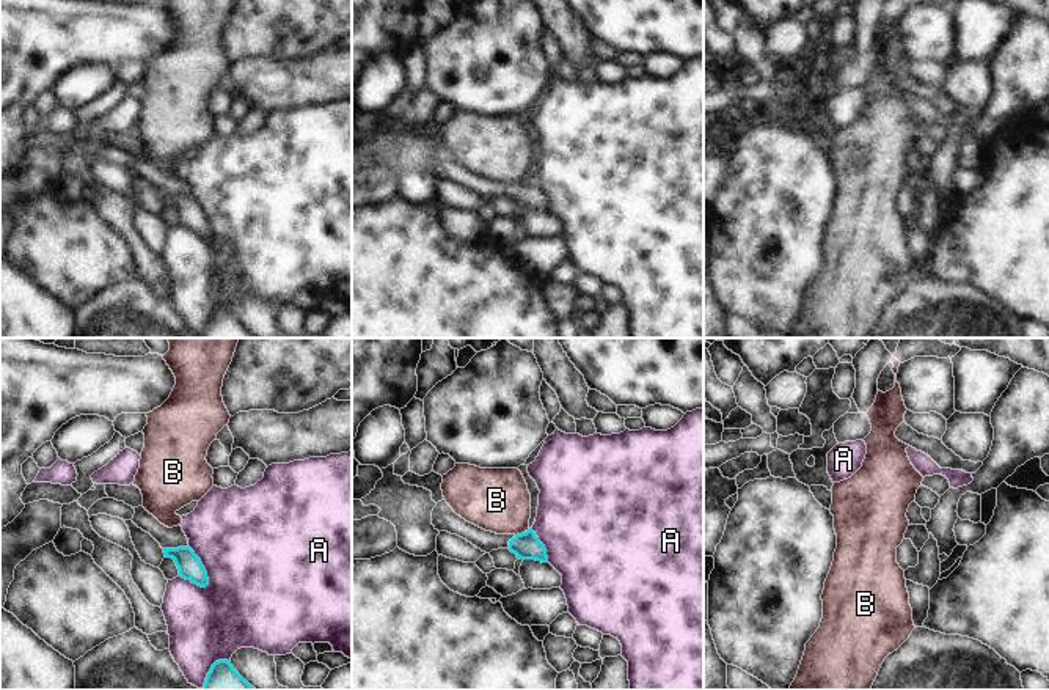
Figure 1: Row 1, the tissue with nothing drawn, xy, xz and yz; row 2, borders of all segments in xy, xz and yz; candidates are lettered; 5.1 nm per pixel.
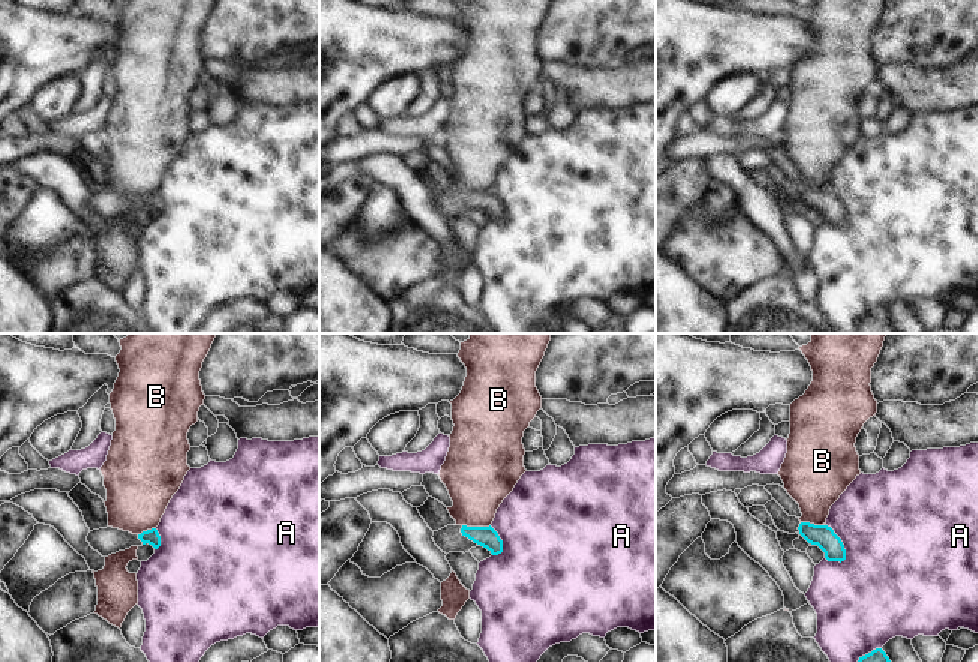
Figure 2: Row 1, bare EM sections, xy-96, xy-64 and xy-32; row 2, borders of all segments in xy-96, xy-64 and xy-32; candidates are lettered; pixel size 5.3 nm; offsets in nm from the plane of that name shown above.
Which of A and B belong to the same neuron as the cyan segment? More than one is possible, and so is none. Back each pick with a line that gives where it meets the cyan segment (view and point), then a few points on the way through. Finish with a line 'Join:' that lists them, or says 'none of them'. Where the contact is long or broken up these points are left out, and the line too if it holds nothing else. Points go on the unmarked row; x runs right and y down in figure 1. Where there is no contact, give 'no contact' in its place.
Join: none of them

